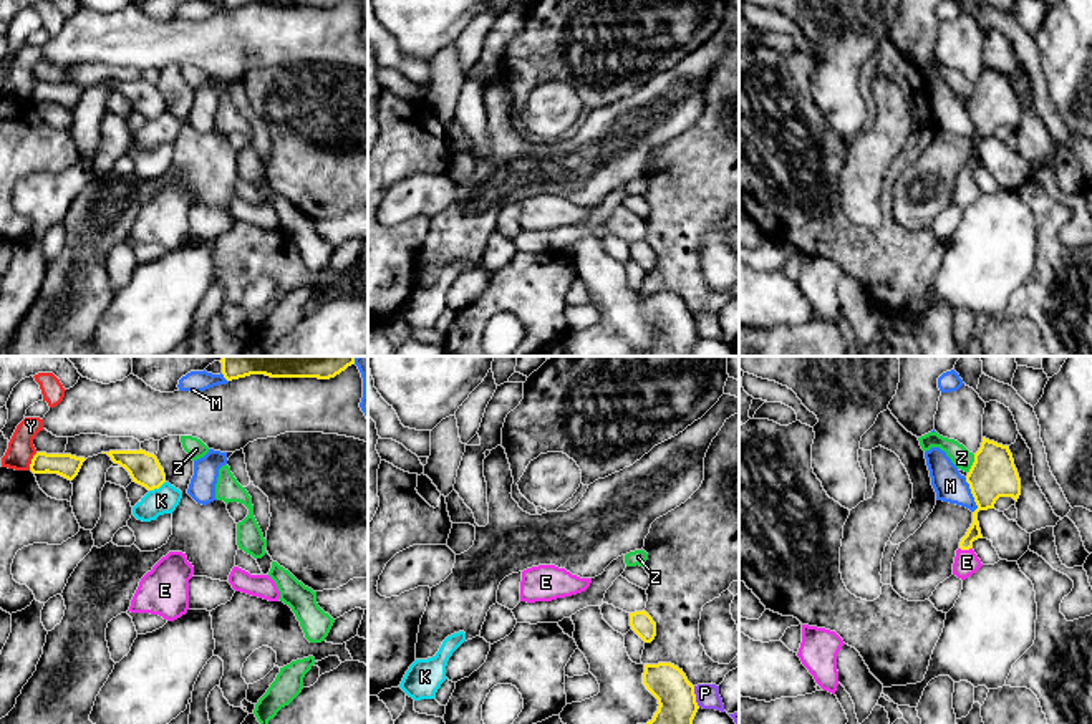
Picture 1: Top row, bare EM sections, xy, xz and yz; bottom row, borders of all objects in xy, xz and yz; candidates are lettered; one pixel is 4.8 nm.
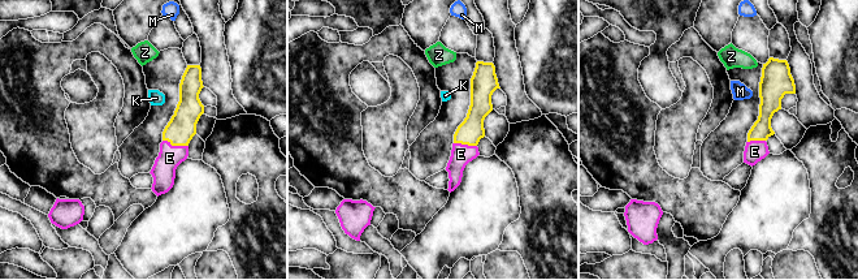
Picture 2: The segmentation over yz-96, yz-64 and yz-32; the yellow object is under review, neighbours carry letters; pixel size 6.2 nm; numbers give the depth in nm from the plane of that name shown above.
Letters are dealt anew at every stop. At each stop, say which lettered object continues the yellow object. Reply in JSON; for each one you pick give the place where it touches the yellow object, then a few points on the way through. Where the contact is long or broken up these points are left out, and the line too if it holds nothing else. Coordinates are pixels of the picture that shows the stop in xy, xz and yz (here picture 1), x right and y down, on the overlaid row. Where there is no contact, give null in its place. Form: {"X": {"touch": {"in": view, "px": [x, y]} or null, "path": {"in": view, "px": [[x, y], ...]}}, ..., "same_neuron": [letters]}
{"E": {"touch": {"in": "yz", "px": [966, 549]}, "path": {"in": "yz", "px": [[985, 501], [975, 512], [966, 549], [966, 562]]}}, "same_neuron": ["E"]}

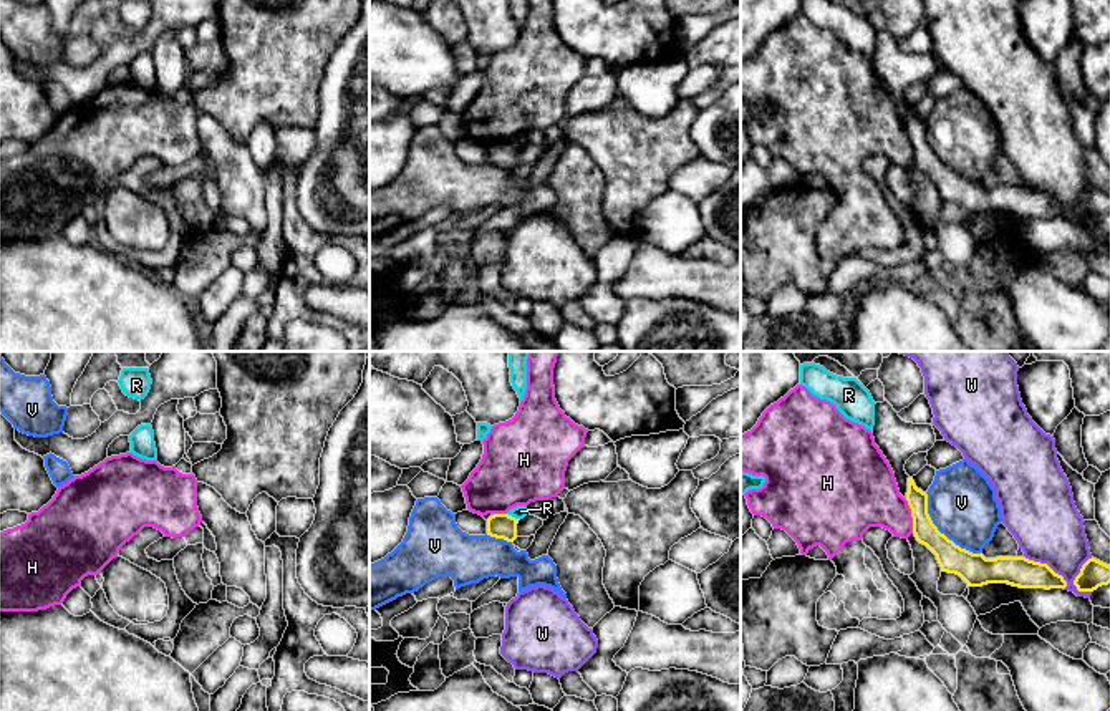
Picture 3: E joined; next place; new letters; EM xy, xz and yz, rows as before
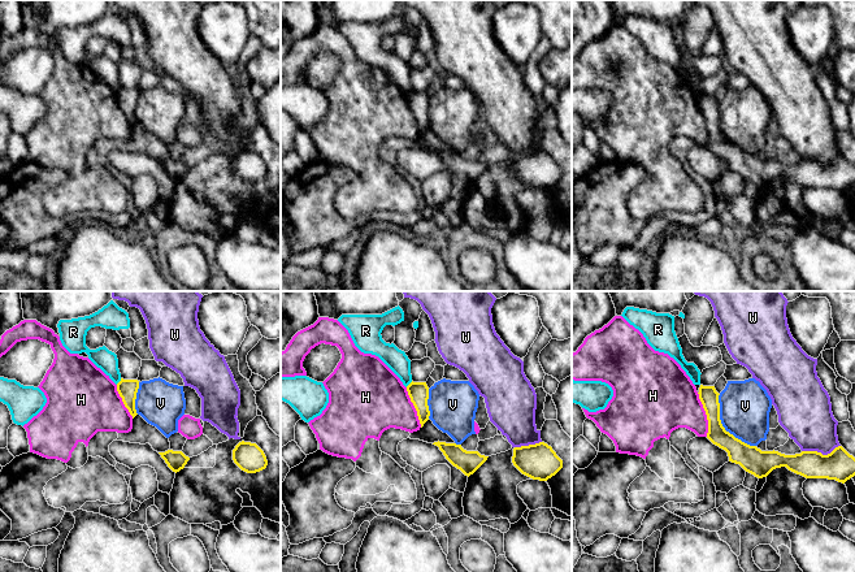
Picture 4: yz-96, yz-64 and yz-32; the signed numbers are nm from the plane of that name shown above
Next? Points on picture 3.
{"same_neuron": []}

